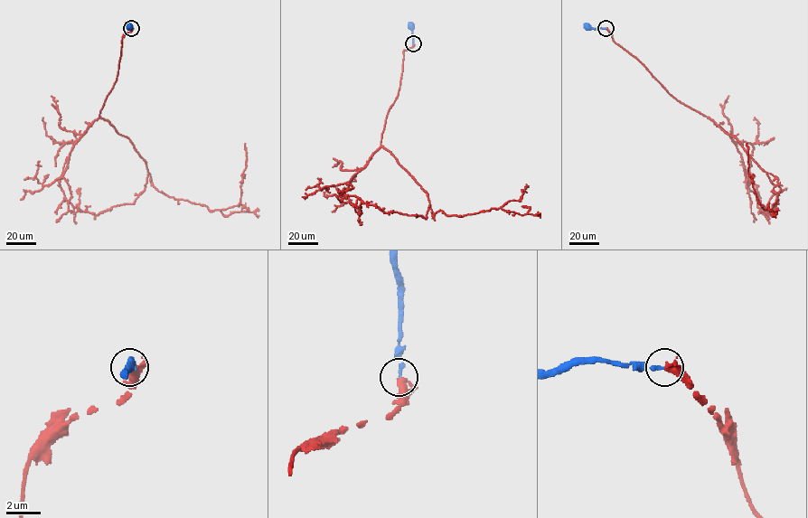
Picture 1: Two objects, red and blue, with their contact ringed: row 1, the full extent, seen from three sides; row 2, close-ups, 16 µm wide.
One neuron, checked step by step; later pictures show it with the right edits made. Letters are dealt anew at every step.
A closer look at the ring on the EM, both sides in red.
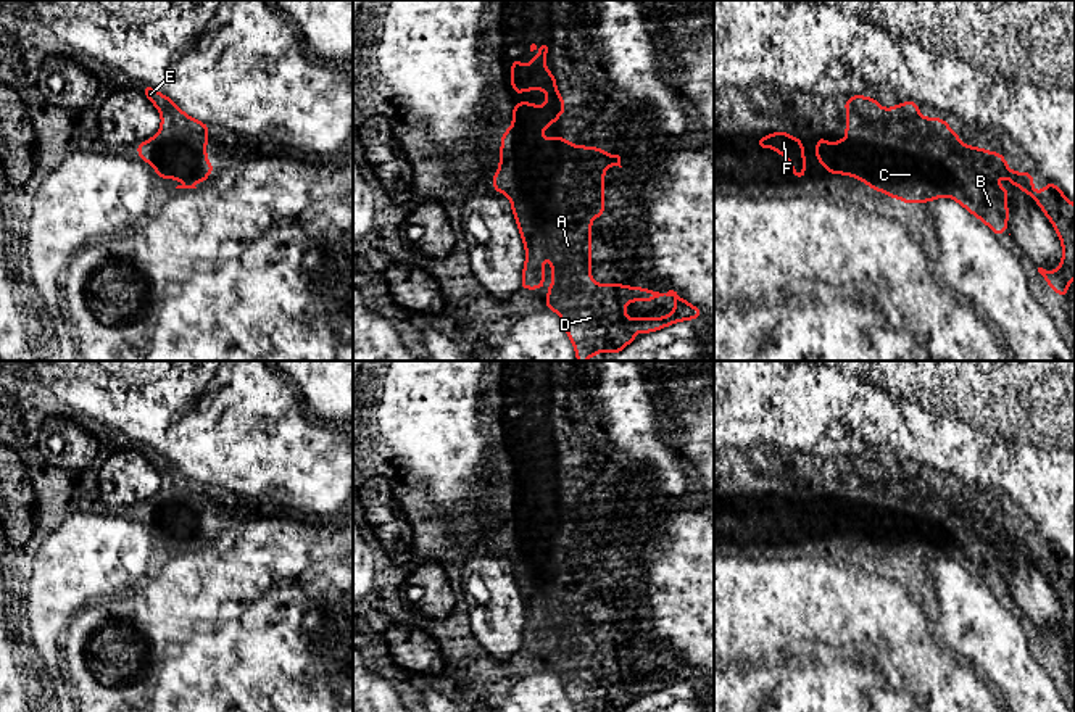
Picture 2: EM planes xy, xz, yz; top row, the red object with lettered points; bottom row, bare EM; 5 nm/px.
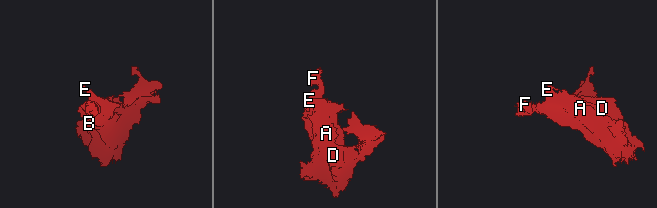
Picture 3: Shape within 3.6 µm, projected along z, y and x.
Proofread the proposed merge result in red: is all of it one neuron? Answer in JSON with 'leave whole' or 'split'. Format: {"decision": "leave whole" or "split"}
{"decision": "leave whole"}

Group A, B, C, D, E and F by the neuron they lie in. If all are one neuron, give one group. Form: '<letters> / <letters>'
A B C D E F

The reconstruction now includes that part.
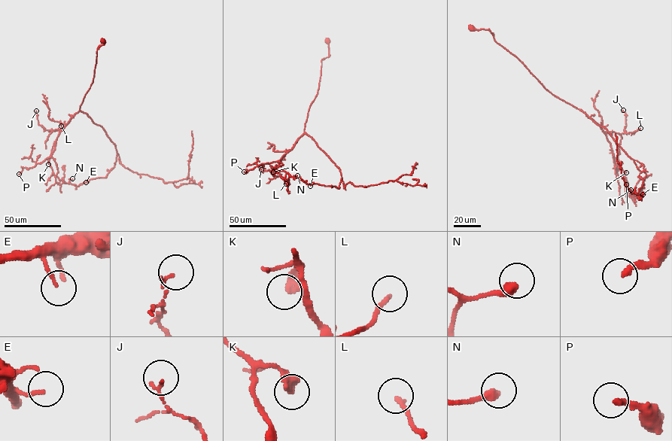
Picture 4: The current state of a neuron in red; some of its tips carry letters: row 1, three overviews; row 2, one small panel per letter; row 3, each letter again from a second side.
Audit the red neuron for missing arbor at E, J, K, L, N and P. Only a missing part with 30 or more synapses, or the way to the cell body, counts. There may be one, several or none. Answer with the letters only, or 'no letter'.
P

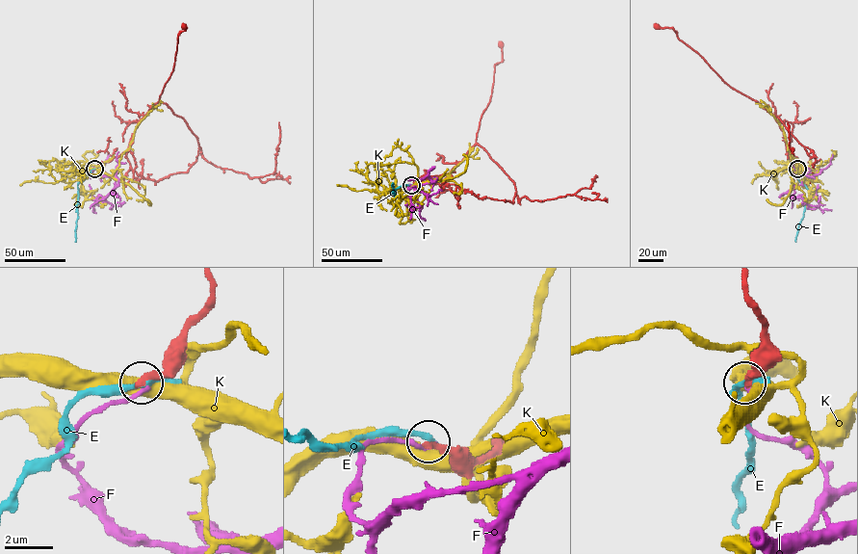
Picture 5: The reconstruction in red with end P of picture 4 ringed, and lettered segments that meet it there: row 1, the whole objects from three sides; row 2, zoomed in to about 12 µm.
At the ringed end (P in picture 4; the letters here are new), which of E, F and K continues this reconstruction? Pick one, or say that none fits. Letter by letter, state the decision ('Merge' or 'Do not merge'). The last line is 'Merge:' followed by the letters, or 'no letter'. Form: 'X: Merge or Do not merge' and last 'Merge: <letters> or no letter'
E: Do not merge
F: Do not merge
K: Do not merge
Merge: no letter

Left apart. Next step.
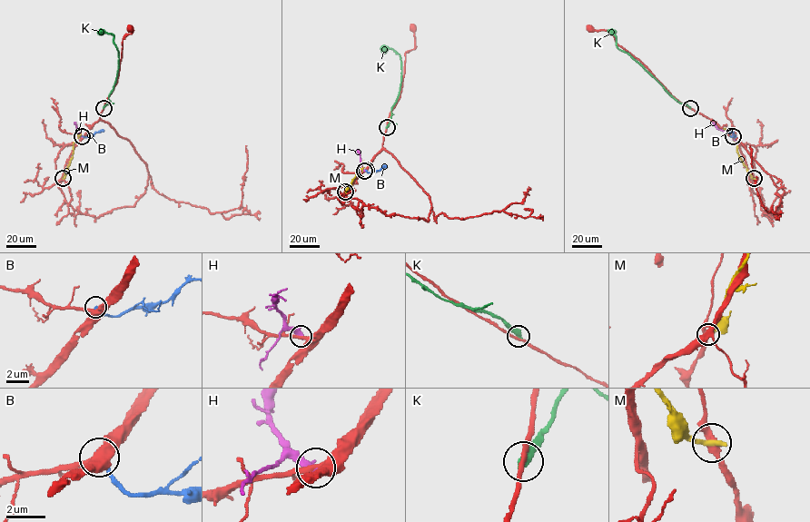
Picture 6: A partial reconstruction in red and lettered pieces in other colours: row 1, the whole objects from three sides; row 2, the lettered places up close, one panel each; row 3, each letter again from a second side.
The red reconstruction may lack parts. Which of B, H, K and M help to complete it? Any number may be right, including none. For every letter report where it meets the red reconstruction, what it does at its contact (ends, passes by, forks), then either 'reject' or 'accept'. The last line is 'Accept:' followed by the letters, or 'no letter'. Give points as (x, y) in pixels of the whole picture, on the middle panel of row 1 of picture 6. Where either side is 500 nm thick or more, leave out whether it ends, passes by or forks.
B: (366, 170) | it ends | reject
H: (364, 171) | it ends | reject
K: (387, 127) | reject
M: (345, 192) | it ends | reject
Accept: no letter

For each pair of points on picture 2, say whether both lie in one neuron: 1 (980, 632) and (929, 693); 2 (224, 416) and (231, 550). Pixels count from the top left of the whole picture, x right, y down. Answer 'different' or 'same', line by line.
1: different
2: different

